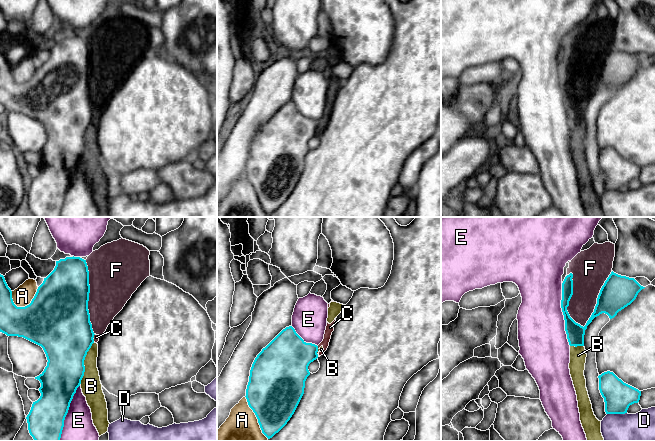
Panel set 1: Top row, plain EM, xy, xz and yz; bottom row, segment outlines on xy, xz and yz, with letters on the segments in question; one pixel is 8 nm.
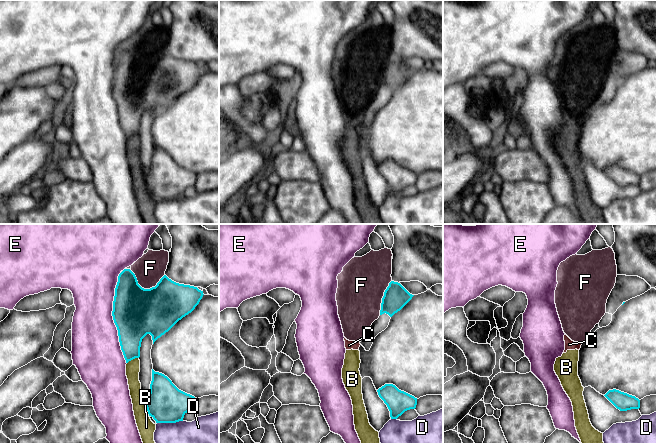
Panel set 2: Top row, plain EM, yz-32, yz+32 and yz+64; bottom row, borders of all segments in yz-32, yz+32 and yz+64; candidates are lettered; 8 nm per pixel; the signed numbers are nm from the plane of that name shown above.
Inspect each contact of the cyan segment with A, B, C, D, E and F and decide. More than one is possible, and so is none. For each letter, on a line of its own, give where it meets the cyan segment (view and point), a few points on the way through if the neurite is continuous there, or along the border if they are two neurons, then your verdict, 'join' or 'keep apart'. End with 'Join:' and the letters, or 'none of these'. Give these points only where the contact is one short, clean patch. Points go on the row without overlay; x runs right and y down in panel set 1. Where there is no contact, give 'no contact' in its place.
A: xy (30, 79) | keep apart
B: xy (83, 139) | keep apart
C: xz (317, 123) | along xz (317, 122), (318, 124) | keep apart
D: yz (616, 189) | keep apart
E: yz (563, 90) | keep apart
F: yz (597, 78) | keep apart
Join: none of these

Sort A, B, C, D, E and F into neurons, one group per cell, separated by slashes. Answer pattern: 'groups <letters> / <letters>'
groups A / B C F / D / E

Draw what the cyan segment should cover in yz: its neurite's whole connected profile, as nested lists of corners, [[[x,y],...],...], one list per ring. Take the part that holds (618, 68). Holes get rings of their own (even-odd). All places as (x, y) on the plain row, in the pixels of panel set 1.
[[[612,47],[600,66],[594,88],[583,103],[576,99],[567,87],[573,71],[572,54],[573,50],[570,49],[562,59],[561,84],[569,121],[575,123],[584,122],[585,106],[595,93],[605,89],[610,95],[614,94],[619,87],[630,81],[636,75],[638,69],[645,64],[634,54],[621,52]]]

